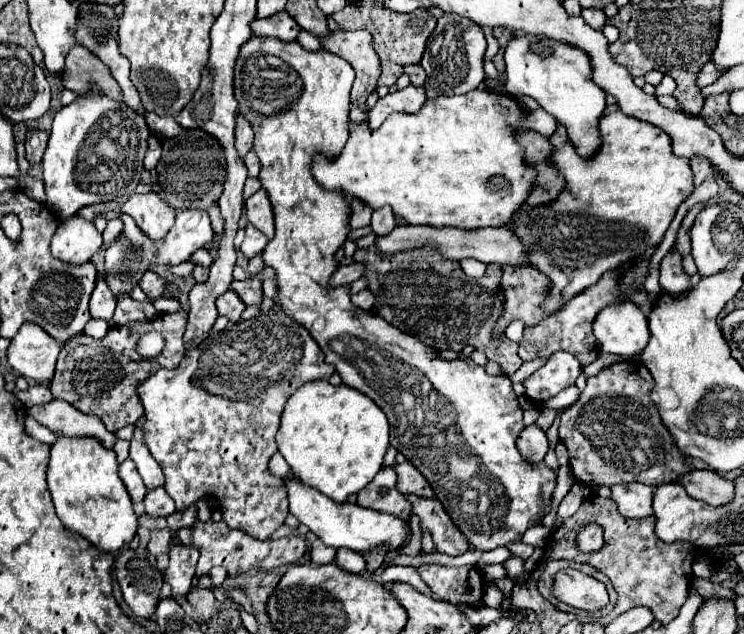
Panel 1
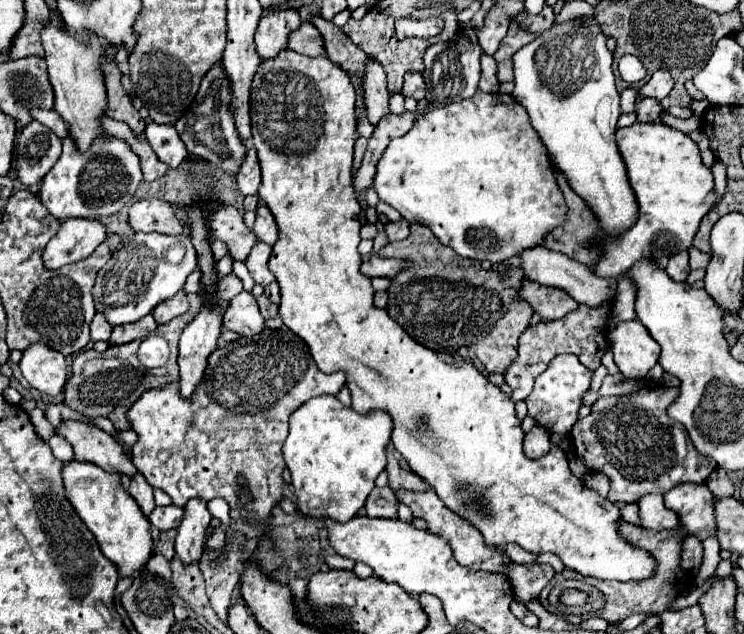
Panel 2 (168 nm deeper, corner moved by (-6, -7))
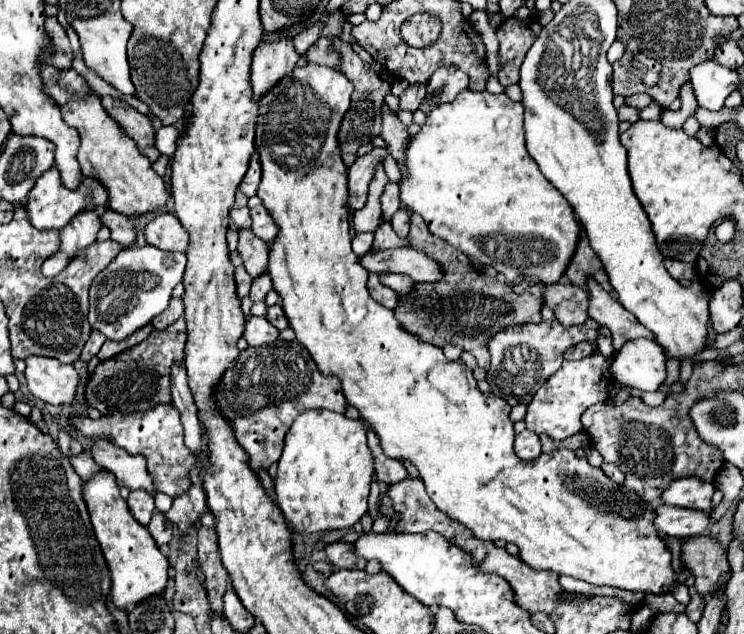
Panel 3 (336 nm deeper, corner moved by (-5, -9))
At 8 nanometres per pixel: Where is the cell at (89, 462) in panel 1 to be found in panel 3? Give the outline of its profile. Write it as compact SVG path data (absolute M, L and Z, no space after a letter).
M109 472L95 474L83 488L85 502L89 508L91 524L95 530L95 536L99 540L99 546L103 550L105 562L111 572L111 600L121 610L131 610L139 602L151 598L151 596L163 596L165 586L169 580L169 562L159 552L155 540L147 532L145 526L141 526L133 514L127 508L127 502L119 494L119 486L115 482L115 476Z

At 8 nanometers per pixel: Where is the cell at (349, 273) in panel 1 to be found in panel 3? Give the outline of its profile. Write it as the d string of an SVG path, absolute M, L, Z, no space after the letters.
M391 248L379 254L367 254L361 258L361 264L369 272L399 272L407 274L415 282L437 282L443 278L443 268L439 268L439 262L415 248Z

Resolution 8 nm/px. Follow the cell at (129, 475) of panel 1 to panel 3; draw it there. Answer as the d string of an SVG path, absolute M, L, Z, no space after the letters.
M135 490L135 492L129 494L127 504L129 504L129 510L131 510L131 514L135 516L135 520L137 520L139 524L147 526L149 520L151 520L151 516L153 516L153 512L155 512L155 502L153 502L153 498L151 498L145 490Z

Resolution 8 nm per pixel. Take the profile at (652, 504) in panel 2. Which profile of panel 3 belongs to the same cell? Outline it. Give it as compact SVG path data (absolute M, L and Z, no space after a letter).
M657 506L657 518L655 518L657 530L661 536L671 540L681 540L687 536L697 536L707 530L711 524L711 512L703 510L687 510L679 506Z

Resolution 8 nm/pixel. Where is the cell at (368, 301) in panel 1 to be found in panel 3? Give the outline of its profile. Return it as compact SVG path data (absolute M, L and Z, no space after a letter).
M371 274L371 276L369 276L367 288L369 288L369 294L371 294L379 304L383 304L385 308L391 308L391 310L393 310L393 308L397 306L399 296L397 296L393 290L389 290L387 286L383 286L383 284L379 282L379 276L377 276L377 274Z

